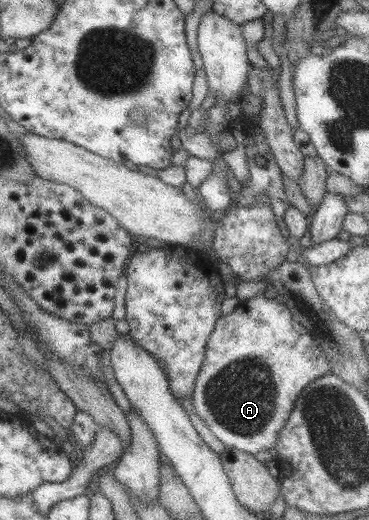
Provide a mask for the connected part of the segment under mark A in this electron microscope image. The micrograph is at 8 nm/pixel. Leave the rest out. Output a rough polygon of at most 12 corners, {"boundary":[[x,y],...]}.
{"boundary":[[283,303],[218,317],[191,403],[224,446],[272,452],[328,358]]}

